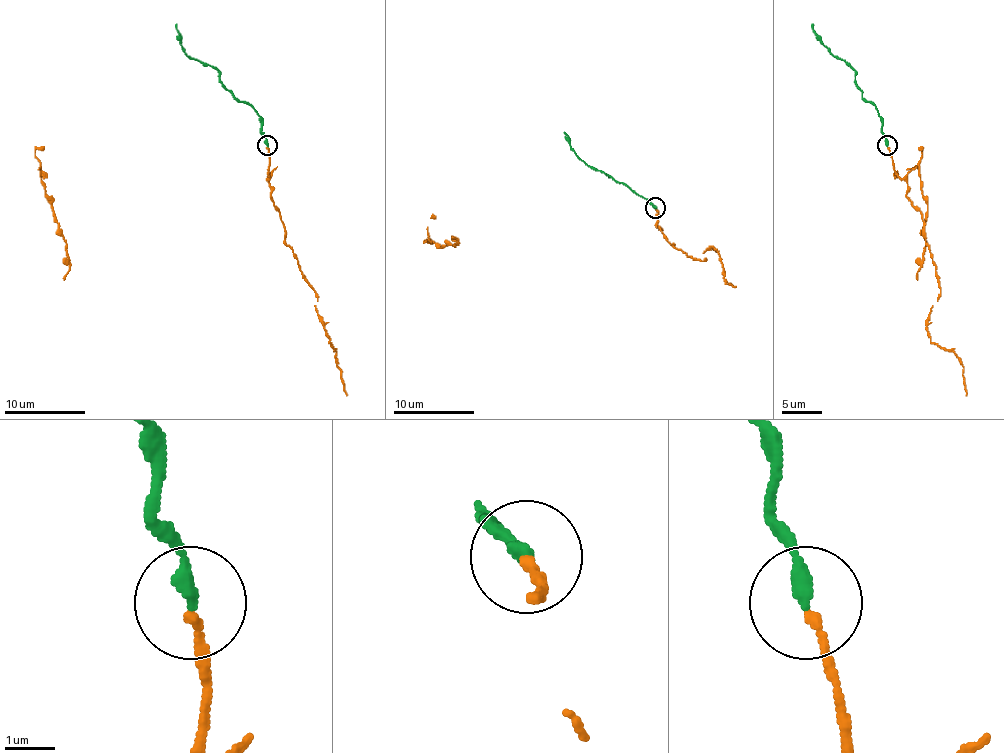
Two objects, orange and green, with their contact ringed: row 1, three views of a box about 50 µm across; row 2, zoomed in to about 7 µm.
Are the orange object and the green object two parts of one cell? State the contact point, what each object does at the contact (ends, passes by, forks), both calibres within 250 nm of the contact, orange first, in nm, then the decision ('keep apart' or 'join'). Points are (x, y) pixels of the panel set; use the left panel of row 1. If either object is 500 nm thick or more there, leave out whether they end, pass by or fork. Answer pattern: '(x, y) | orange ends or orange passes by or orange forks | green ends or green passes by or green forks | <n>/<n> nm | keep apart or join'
(267, 145) | orange ends | green ends | 170/300 nm | join

